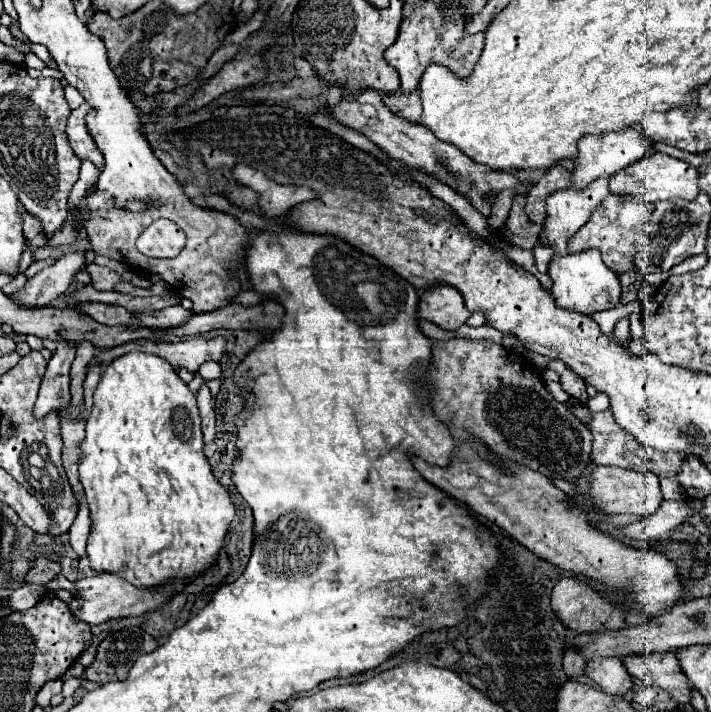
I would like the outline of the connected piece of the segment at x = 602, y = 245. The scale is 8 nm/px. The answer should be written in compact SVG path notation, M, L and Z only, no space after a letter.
M609 194L601 206L591 214L589 222L583 224L583 228L569 240L569 252L581 252L587 248L599 248L603 254L603 262L617 274L627 272L629 268L633 268L633 256L637 252L637 234L641 232L641 228L645 226L645 222L649 220L649 212L653 210L651 204L635 200L635 198L627 198L627 196L617 196L617 194Z

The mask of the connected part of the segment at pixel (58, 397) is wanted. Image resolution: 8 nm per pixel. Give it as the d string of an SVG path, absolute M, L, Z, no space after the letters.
M63 334L55 340L57 350L51 354L47 362L47 372L41 382L41 390L33 408L33 414L45 416L51 410L61 410L71 400L69 396L69 368L75 358L75 346L63 338Z

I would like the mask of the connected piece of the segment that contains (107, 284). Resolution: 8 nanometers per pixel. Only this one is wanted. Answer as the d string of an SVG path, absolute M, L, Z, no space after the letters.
M91 262L87 264L87 272L91 276L91 286L99 292L105 292L105 290L115 290L115 286L119 282L123 282L121 274L117 274L115 270L107 268L107 266L99 266L97 262Z

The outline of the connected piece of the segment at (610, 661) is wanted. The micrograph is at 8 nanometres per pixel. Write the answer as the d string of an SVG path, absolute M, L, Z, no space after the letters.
M595 656L595 660L587 660L585 666L585 674L605 692L611 694L627 694L633 686L629 672L625 670L621 660L615 658L603 658L603 656Z

